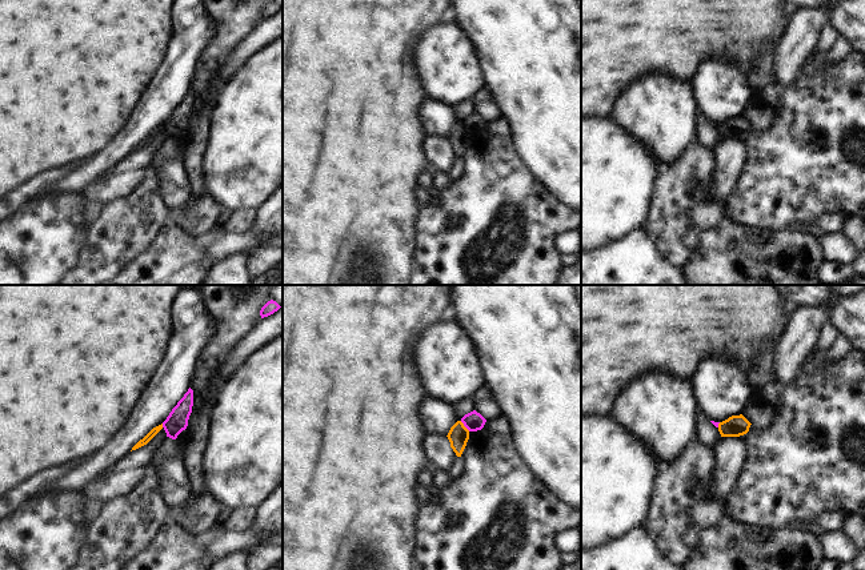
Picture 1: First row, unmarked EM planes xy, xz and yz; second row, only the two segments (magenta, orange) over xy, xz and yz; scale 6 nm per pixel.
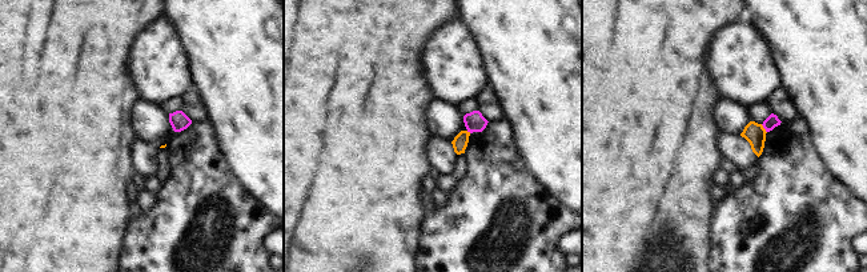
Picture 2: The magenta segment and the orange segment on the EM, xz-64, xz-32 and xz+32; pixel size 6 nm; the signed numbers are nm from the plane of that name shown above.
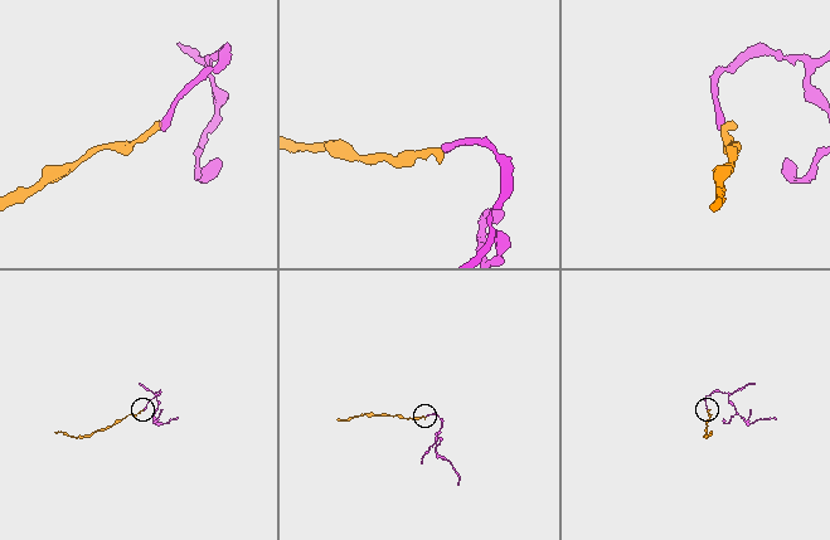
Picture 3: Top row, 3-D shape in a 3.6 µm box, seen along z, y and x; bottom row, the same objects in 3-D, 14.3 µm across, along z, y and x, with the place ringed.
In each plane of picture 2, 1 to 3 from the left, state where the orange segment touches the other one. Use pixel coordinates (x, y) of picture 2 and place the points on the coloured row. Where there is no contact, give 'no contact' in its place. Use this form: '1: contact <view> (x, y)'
1: no contact
2: contact xz-32 (469, 131)
3: contact xz+32 (763, 127)

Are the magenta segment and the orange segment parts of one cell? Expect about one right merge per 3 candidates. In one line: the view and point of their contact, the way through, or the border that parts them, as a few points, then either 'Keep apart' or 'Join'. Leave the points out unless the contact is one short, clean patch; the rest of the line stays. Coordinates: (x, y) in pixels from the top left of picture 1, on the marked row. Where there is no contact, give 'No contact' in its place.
Touches magenta at xz (465, 426). Boundary: xz (460, 421), (469, 430). Keep apart.

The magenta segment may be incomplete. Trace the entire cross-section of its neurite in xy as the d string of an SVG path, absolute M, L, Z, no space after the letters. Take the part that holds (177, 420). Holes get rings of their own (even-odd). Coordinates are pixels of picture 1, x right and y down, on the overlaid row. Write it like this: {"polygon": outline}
{"polygon": "M189 388L184 397L172 409L167 420L163 422L163 428L167 437L176 439L177 435L187 429L188 420L193 406L193 390Z"}

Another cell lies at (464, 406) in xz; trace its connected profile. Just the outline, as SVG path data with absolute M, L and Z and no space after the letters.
M464 398L461 401L457 401L453 404L453 410L454 410L456 416L458 417L458 421L461 421L461 418L465 414L474 410L473 401L470 398Z

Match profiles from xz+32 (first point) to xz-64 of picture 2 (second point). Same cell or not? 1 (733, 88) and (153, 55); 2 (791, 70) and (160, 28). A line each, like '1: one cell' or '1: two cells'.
1: one cell
2: two cells

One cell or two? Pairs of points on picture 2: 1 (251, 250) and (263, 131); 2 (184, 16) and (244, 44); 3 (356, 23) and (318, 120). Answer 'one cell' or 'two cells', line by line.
1: two cells
2: one cell
3: one cell

